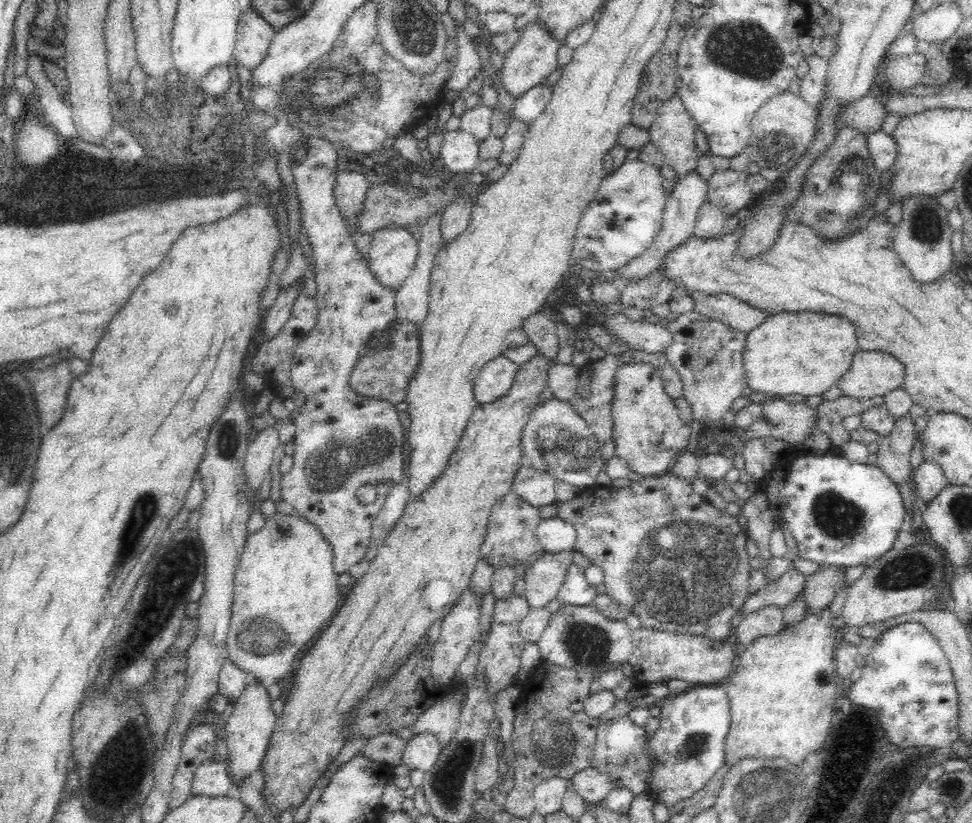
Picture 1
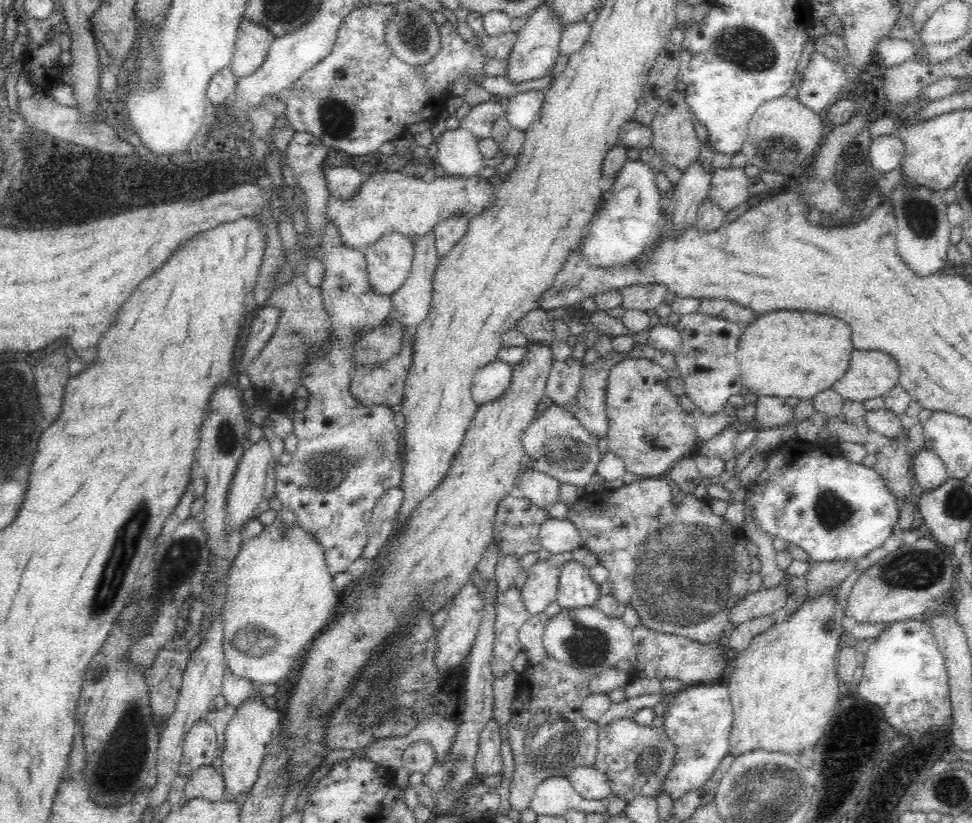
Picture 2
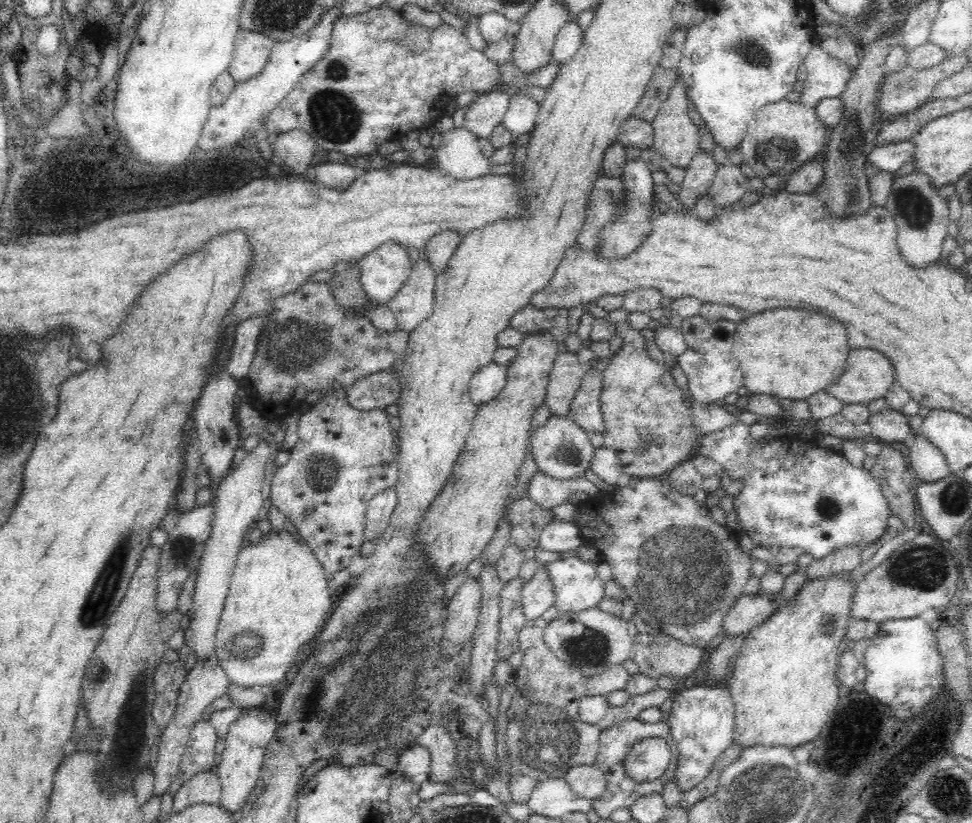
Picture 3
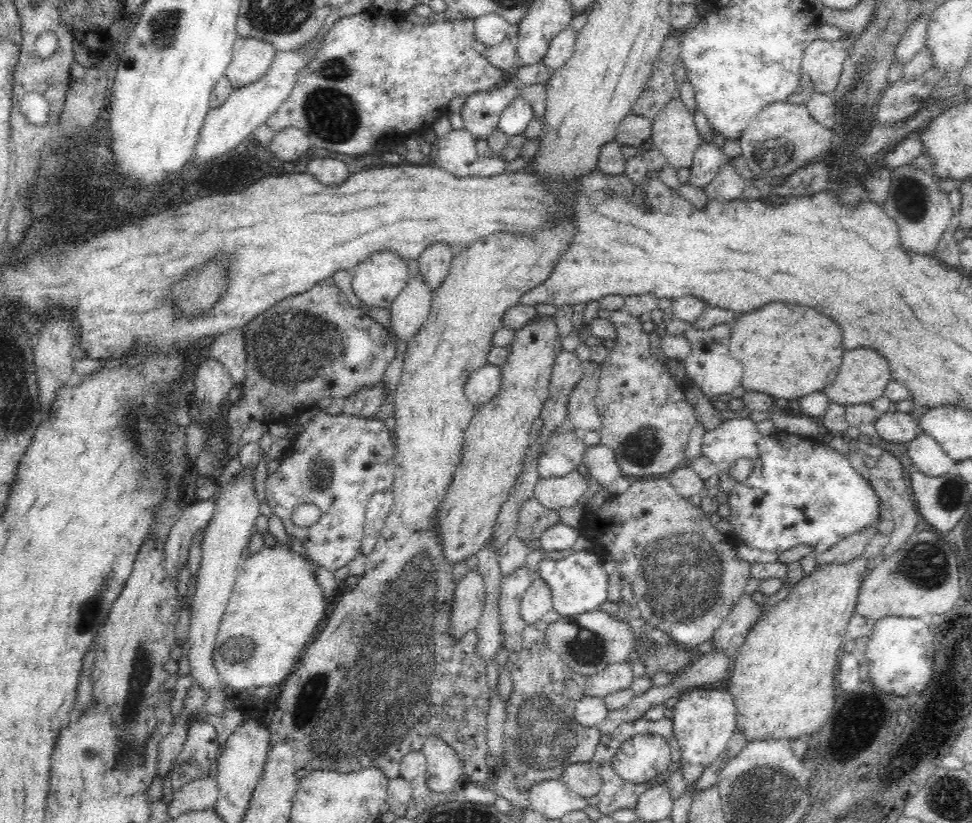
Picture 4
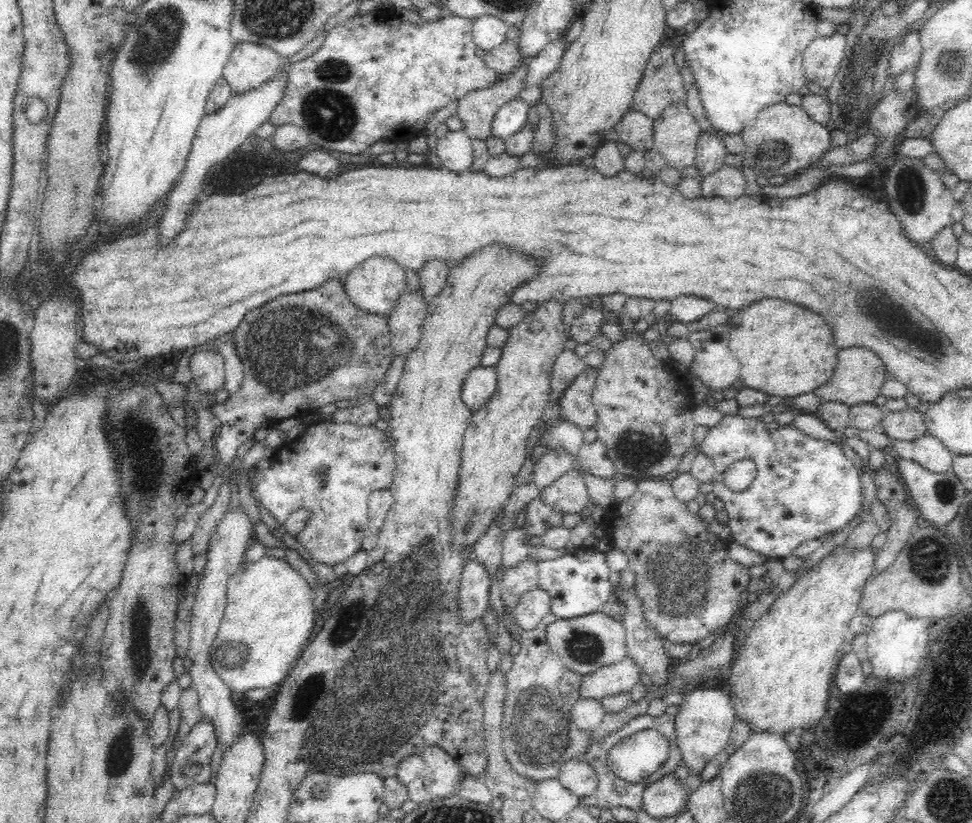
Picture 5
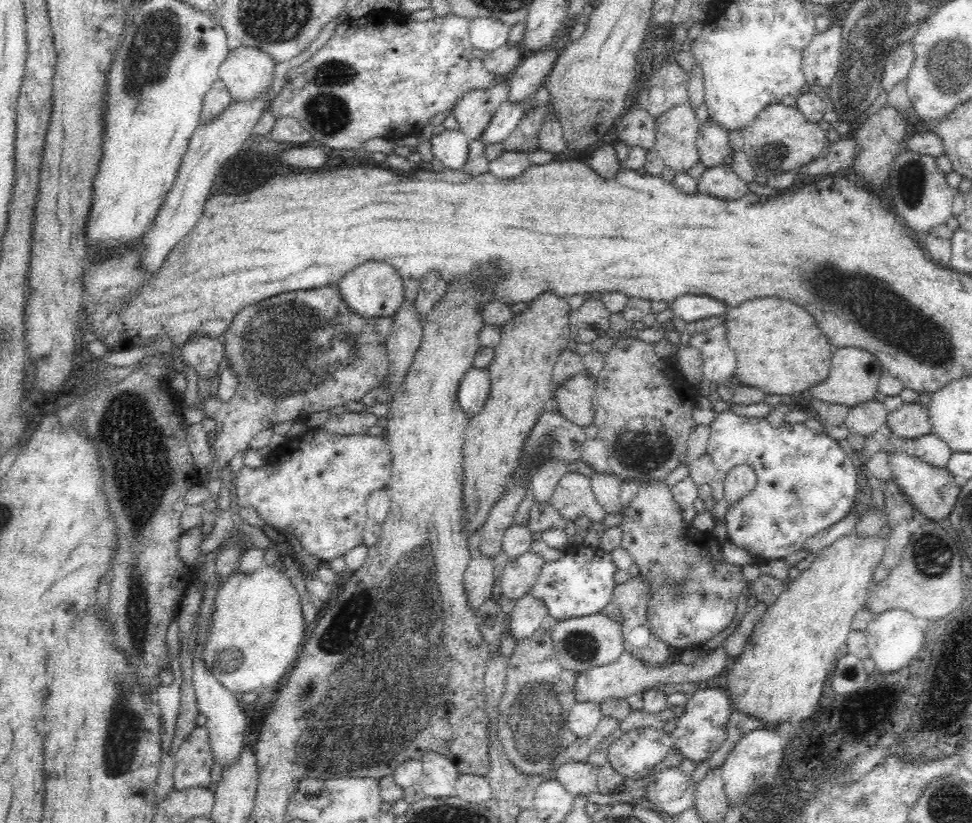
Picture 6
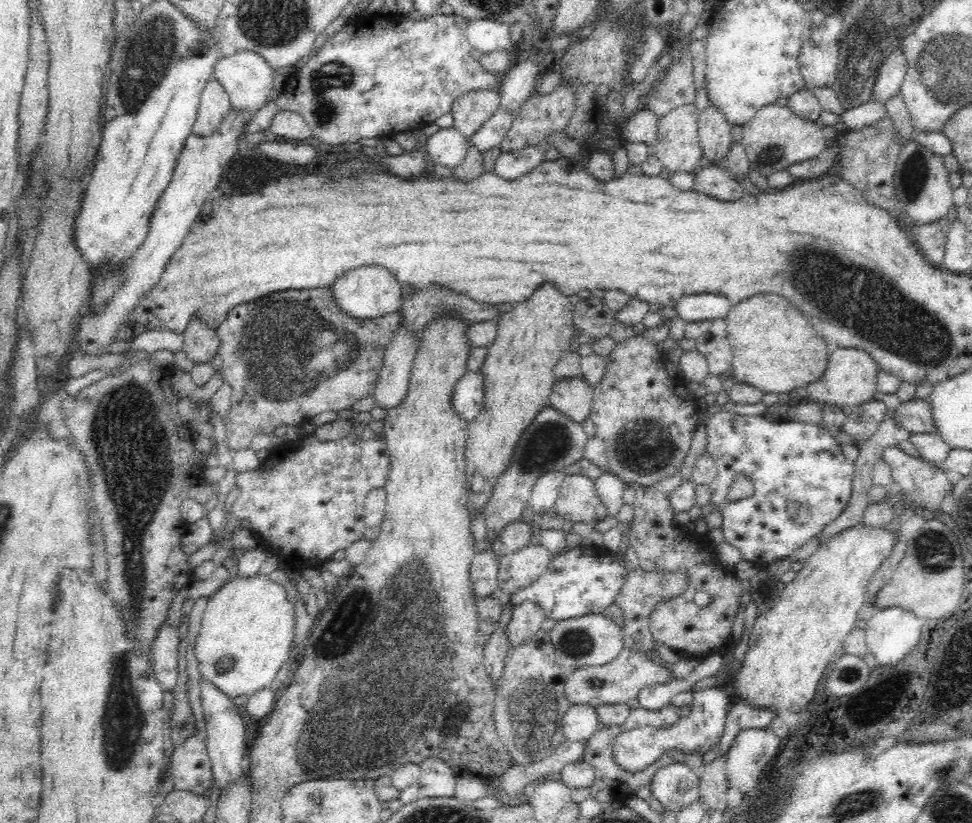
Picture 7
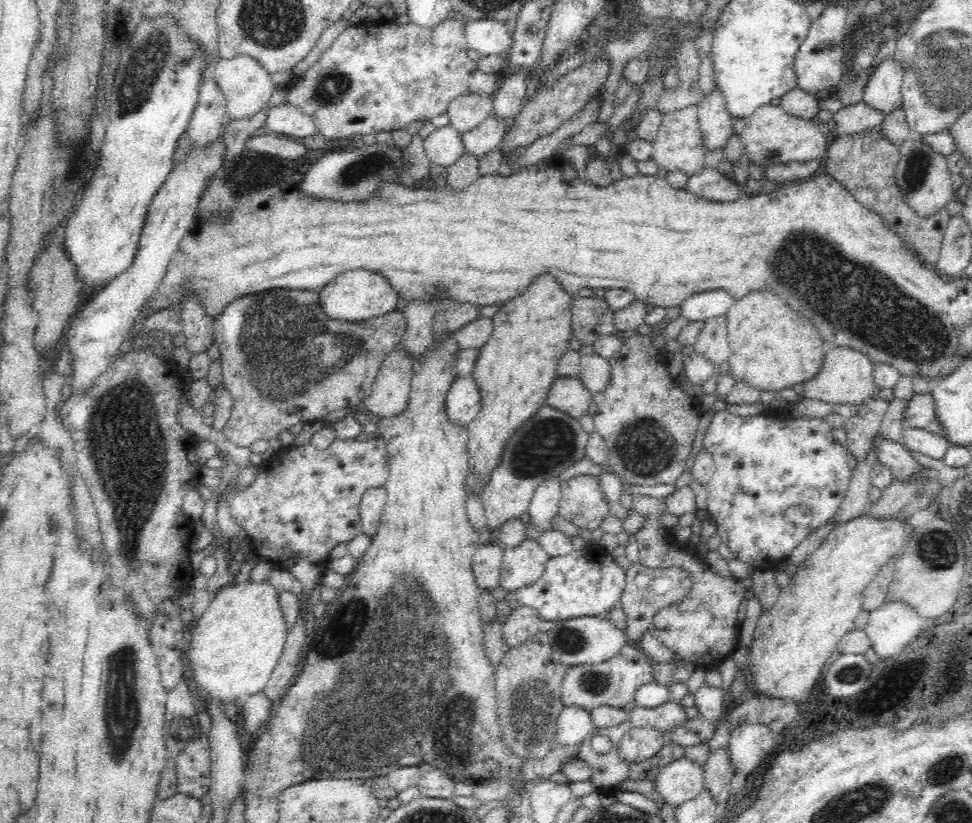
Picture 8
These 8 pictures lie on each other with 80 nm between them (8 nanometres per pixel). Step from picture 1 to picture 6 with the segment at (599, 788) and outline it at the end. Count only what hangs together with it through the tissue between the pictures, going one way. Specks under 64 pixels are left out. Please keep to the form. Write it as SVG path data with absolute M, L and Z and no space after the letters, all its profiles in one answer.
M587 761L565 762L554 770L552 775L564 786L564 789L573 797L588 795L597 790L597 772L594 766Z

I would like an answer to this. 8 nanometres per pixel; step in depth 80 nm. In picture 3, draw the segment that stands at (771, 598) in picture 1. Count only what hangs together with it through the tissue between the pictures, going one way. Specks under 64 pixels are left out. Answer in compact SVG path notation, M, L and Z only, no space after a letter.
M742 595L736 599L731 609L725 614L722 622L722 632L727 638L746 638L749 632L761 622L764 622L778 605L770 599L770 595Z

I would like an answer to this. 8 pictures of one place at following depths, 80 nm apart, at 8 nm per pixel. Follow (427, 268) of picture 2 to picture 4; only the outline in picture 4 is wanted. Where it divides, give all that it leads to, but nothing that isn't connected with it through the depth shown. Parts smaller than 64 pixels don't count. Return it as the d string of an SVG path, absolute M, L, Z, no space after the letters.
M422 275L417 278L409 277L407 285L402 292L399 292L398 297L392 302L390 312L390 332L396 339L408 342L418 334L419 328L424 324L430 312L430 304L432 301L433 292L430 287L424 283Z

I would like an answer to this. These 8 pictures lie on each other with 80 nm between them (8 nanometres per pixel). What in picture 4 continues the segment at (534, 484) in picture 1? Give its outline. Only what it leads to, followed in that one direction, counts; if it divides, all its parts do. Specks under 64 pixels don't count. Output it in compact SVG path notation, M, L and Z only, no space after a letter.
M577 470L561 477L543 478L536 483L535 498L549 510L576 509L586 494L586 476Z

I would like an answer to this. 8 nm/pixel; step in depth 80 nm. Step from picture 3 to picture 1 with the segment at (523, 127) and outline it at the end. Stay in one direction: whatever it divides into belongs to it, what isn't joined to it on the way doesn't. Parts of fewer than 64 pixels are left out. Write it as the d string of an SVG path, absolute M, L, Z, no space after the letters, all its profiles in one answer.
M537 85L531 90L524 92L519 98L515 98L511 117L528 126L548 105L552 97L553 88Z

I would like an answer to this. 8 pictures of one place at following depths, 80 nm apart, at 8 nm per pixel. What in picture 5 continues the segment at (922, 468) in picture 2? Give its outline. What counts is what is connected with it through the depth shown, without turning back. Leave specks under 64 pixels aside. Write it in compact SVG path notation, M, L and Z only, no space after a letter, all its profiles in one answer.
M930 433L913 440L913 459L932 472L944 472L952 469L953 453L941 440Z

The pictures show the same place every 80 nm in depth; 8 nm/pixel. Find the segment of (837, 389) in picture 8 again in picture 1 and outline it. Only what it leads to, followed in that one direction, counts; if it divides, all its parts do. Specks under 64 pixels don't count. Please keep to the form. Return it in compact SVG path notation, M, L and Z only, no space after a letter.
M858 350L836 387L842 396L861 399L886 396L888 392L902 388L902 384L904 365L895 356L876 350Z

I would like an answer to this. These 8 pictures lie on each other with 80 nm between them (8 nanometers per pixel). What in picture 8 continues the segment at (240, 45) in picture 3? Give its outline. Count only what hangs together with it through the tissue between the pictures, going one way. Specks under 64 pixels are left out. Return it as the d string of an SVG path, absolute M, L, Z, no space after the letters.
M236 56L232 60L218 59L212 68L211 78L226 98L226 116L232 121L248 120L253 114L260 112L275 90L270 73L250 56Z

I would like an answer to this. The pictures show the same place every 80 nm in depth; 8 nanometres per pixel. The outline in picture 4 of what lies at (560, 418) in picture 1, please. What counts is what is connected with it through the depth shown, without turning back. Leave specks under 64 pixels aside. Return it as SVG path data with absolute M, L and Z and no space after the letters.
M567 424L558 427L538 458L538 478L561 477L574 471L582 463L586 447L581 434L570 433Z

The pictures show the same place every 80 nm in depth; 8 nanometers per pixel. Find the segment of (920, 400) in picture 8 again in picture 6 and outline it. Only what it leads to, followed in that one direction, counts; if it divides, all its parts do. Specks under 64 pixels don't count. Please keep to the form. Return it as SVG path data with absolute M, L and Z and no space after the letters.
M919 402L904 403L898 410L887 414L885 422L894 436L916 438L932 433L927 408Z

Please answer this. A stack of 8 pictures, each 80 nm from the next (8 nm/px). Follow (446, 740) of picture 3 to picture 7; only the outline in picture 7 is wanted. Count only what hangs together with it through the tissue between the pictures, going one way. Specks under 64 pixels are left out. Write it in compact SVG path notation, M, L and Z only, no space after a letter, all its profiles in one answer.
M425 758L419 764L421 778L418 781L420 795L424 797L455 797L457 776L444 761Z

